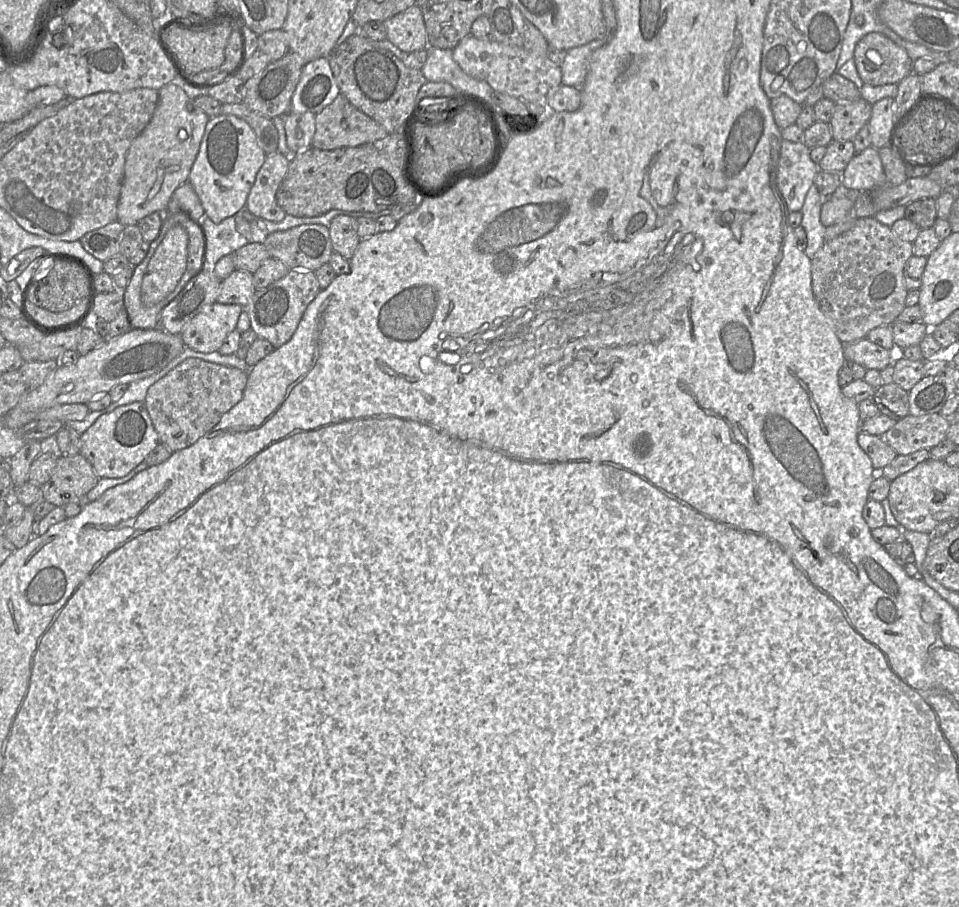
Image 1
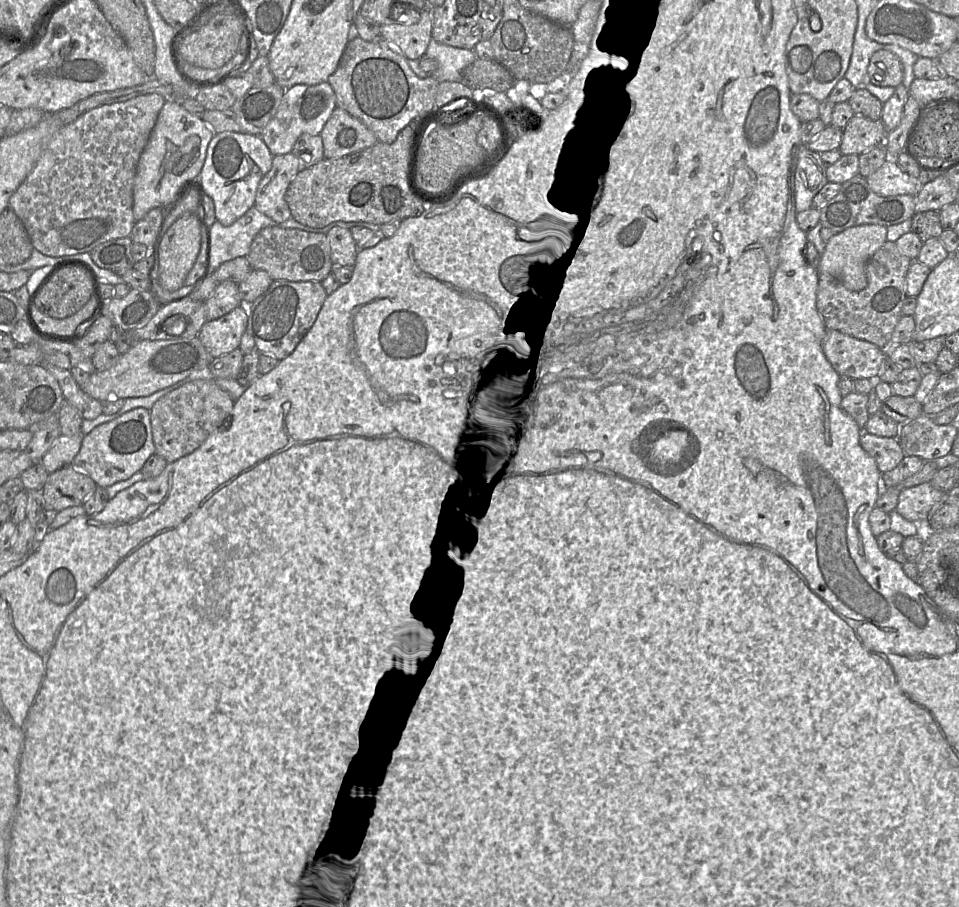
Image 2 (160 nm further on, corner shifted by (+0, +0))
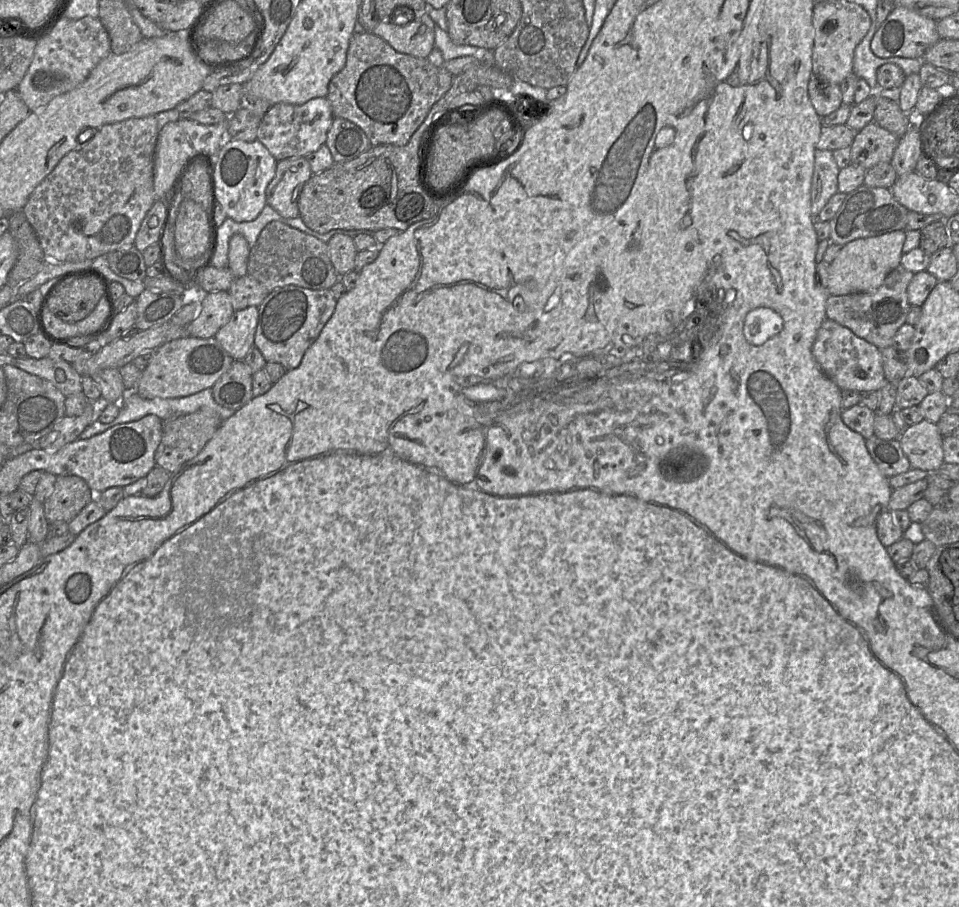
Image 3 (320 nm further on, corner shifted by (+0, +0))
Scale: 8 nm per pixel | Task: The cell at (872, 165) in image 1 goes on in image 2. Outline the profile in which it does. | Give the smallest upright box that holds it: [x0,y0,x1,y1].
[865,158,922,196]

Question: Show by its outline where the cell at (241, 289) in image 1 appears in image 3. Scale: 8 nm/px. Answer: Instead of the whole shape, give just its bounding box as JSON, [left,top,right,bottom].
[187,291,234,338]

